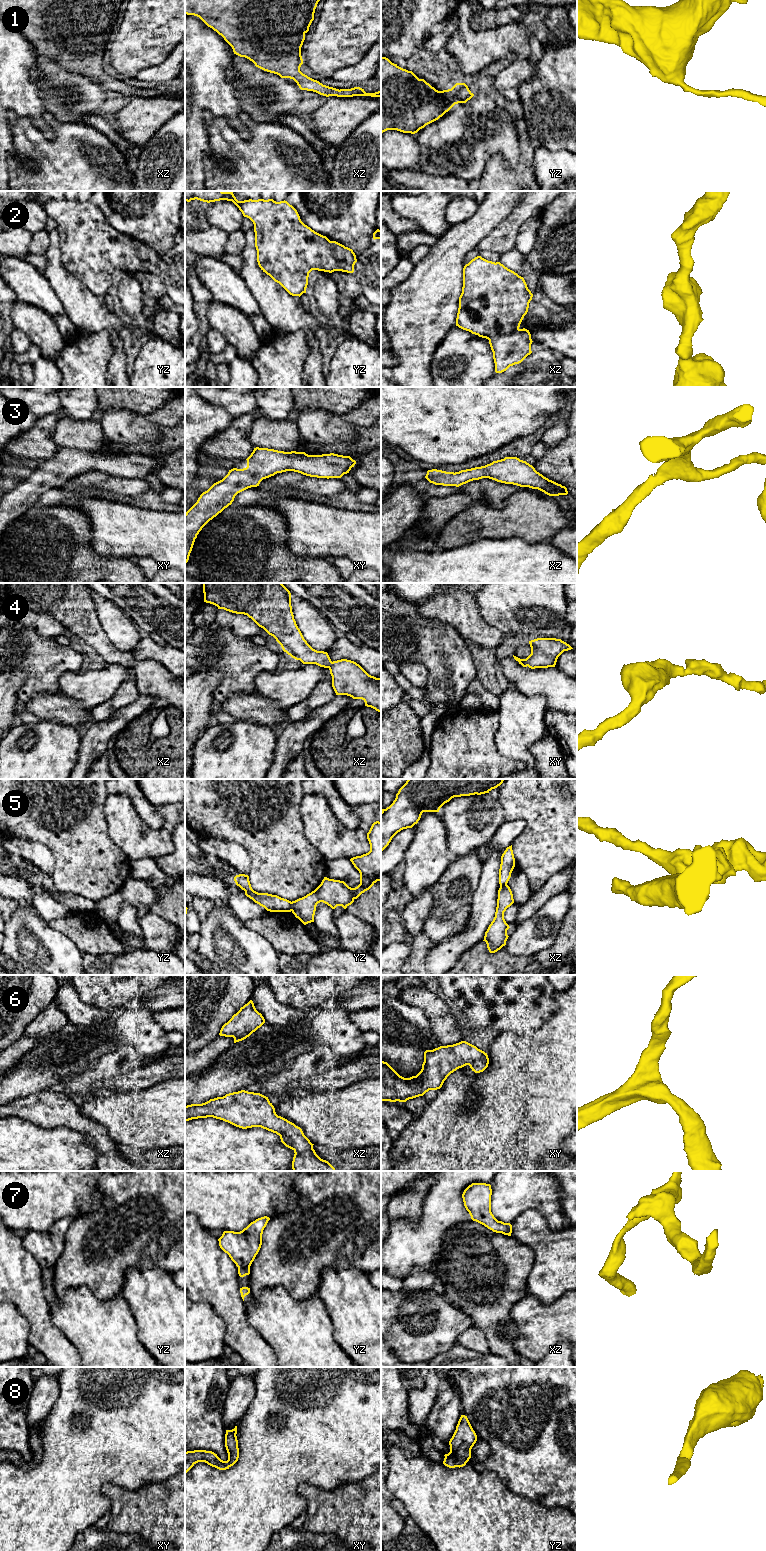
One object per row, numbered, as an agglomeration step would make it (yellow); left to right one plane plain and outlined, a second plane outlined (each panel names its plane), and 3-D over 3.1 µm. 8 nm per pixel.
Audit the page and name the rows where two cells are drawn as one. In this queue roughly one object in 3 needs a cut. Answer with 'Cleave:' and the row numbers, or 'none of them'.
Cleave: 5, 7

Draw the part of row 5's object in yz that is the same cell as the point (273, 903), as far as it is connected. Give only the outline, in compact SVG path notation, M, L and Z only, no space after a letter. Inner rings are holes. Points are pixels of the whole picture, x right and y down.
M239 874L234 877L237 886L245 891L245 895L252 899L255 903L264 907L270 912L291 912L291 901L281 898L277 895L268 893L258 893L251 887L249 876Z

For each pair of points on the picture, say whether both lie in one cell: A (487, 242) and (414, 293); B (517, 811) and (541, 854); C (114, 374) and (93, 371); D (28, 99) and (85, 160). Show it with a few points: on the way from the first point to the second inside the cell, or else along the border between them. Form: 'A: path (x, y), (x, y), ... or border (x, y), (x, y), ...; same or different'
A: border (493, 230), (476, 247); different
B: path (529, 819), (541, 831), (541, 842); same
C: border (113, 351), (105, 376); different
D: border (43, 112), (43, 118), (53, 131), (53, 135); different

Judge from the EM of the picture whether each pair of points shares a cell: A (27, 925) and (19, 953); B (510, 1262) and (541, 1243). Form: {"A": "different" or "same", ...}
{"A": "same", "B": "different"}

